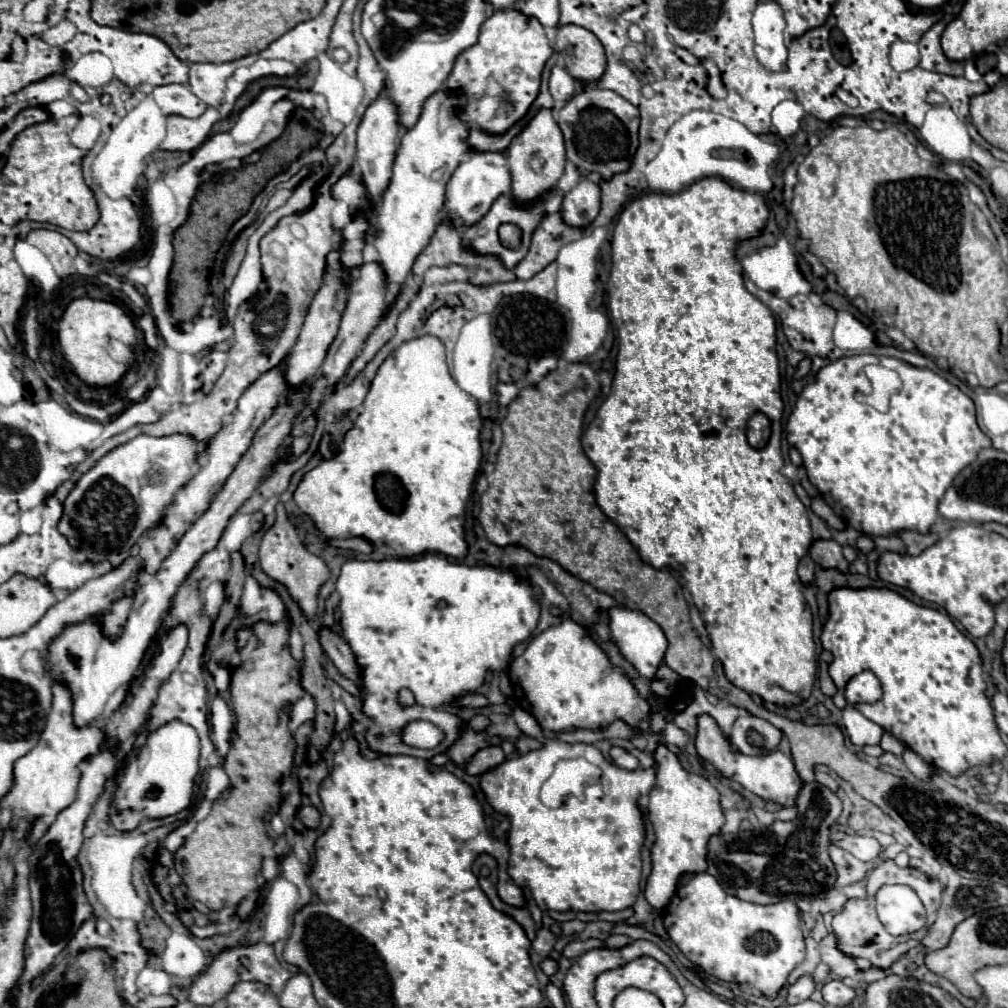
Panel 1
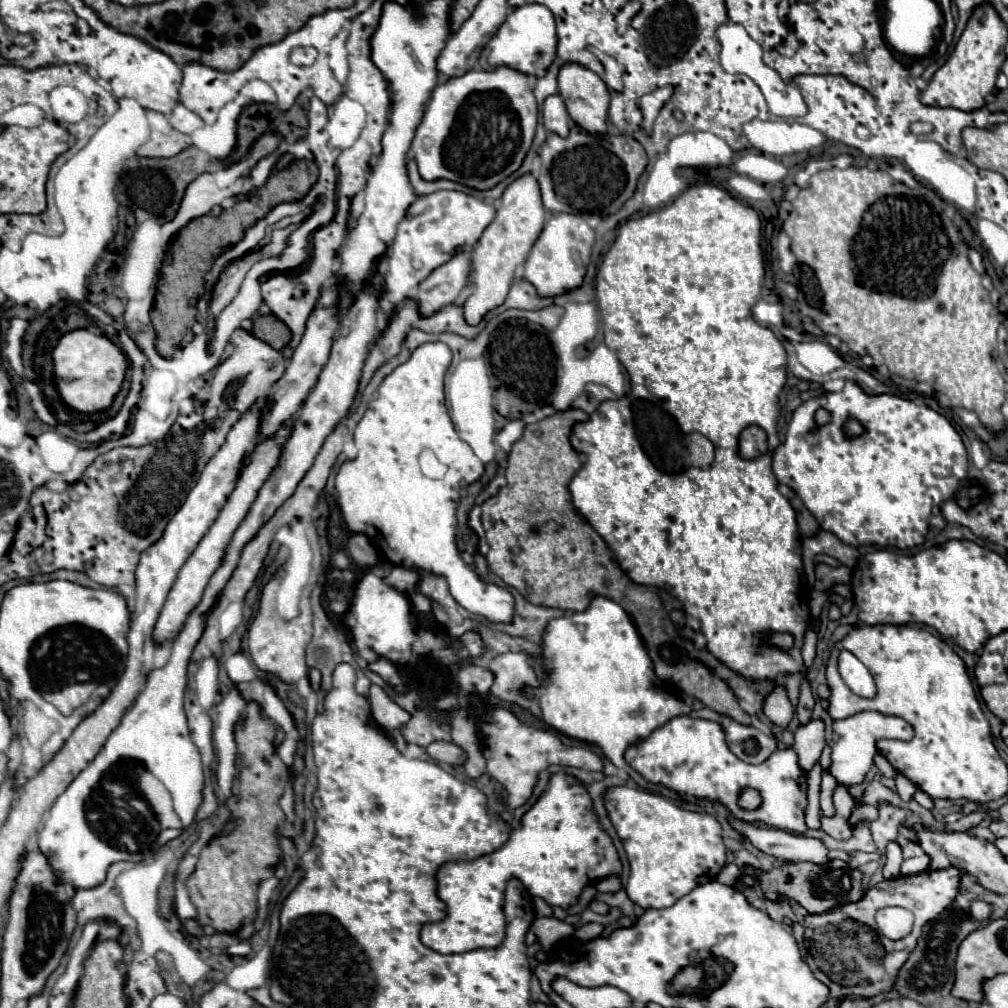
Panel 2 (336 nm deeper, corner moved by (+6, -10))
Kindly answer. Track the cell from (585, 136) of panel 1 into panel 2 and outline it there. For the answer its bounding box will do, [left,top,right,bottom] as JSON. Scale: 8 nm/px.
[538,121,648,217]

